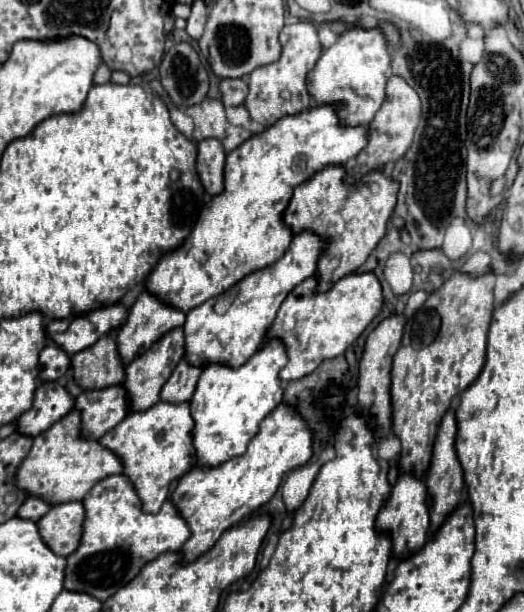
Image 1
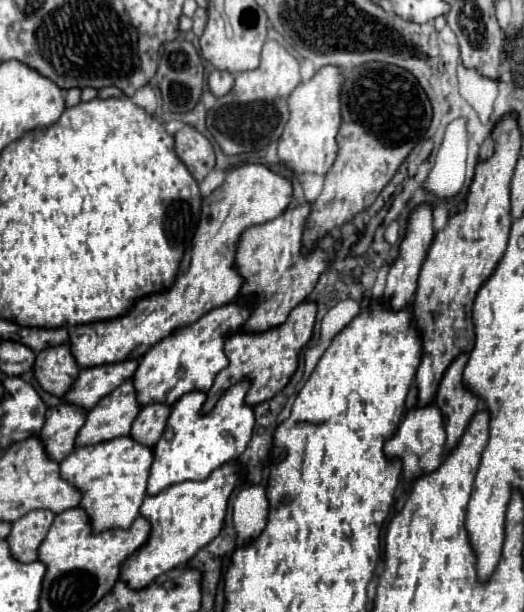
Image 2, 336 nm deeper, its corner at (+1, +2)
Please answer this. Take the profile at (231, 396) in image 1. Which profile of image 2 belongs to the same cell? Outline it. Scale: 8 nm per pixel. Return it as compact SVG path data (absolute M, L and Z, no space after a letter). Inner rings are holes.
M248 380L234 384L206 416L200 416L200 408L206 400L204 392L190 392L172 406L174 410L168 416L166 430L158 444L154 446L154 462L150 468L146 492L148 496L156 496L178 482L204 480L216 468L236 460L246 450L254 430L254 412L250 406L244 404L248 386L250 386Z

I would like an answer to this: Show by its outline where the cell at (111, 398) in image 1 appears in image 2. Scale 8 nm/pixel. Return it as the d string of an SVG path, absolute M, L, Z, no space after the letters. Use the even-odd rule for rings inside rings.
M58 404L50 410L40 432L40 442L44 444L50 460L62 462L74 450L74 438L84 420L86 412L72 404Z

